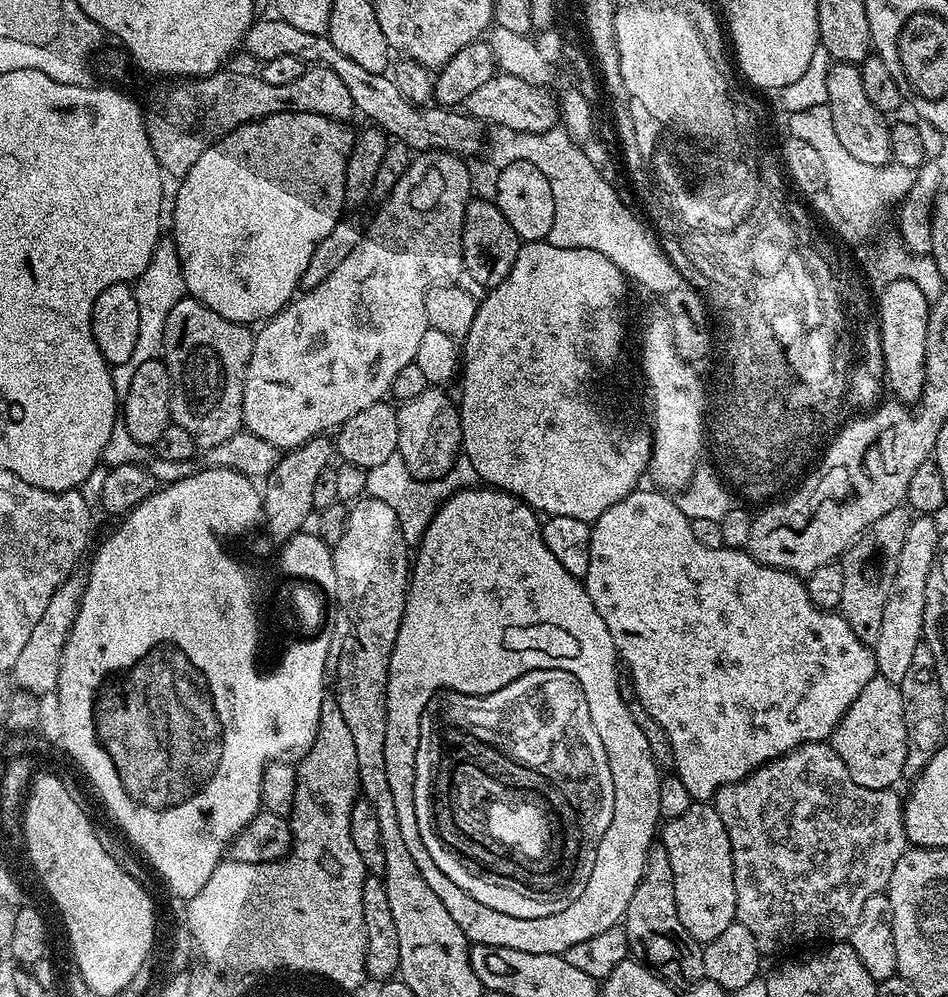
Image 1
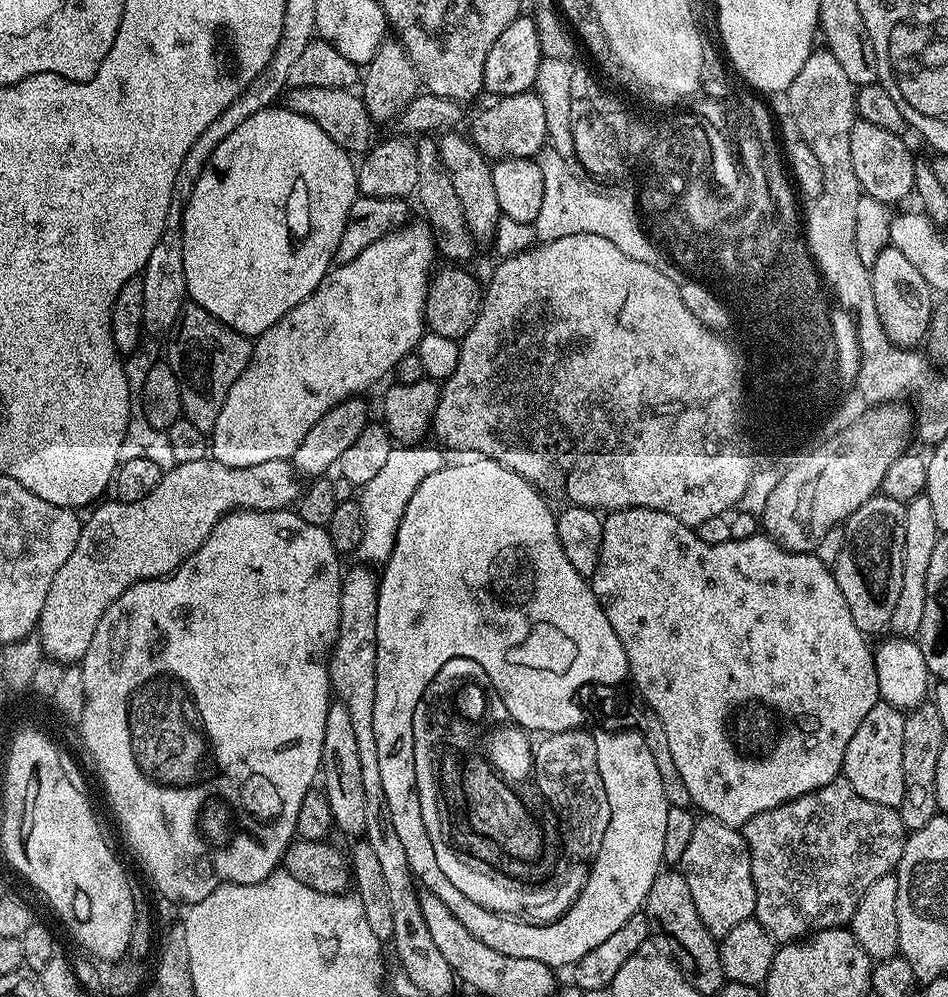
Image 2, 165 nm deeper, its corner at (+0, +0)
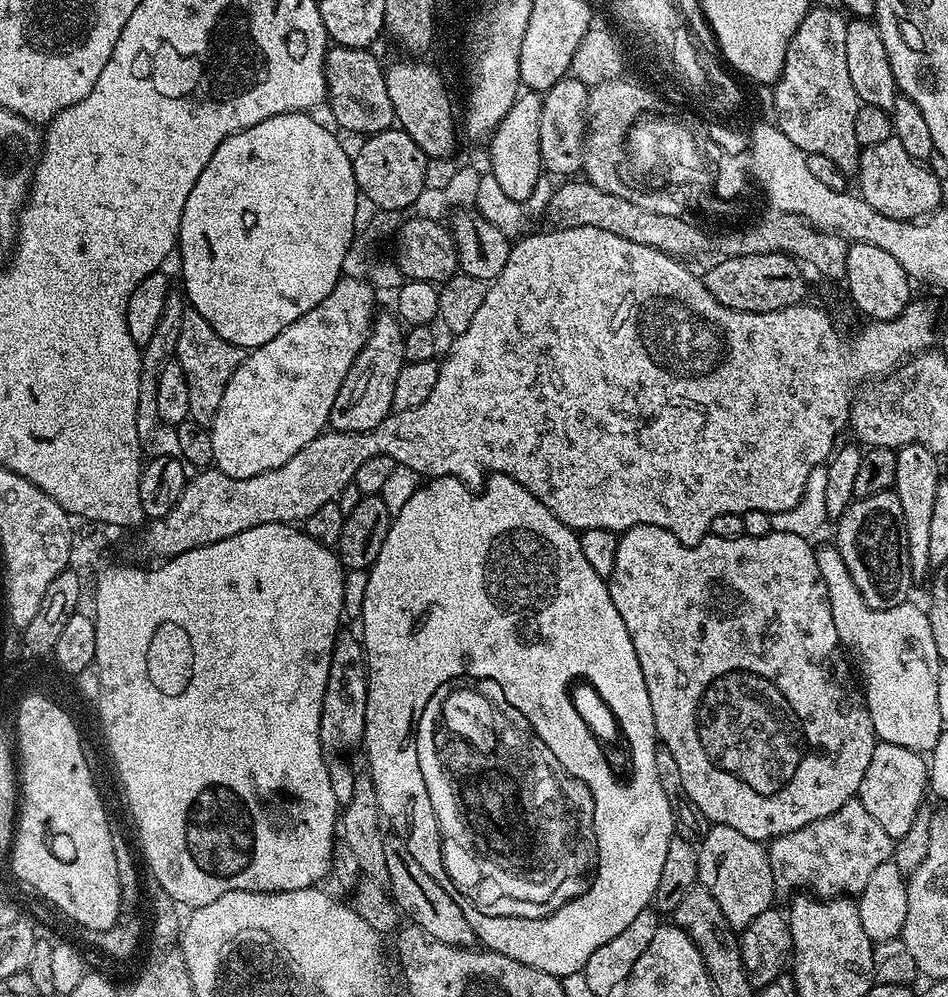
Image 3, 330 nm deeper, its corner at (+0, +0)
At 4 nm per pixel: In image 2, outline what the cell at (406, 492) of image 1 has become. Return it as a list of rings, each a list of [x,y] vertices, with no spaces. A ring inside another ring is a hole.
[[[397,445],[386,458],[386,463],[376,477],[361,487],[358,503],[362,510],[363,540],[357,548],[357,555],[362,556],[370,564],[383,564],[388,560],[396,545],[398,526],[401,525],[402,515],[415,490],[421,485],[423,478],[437,473],[446,466],[445,453],[439,447],[419,445]]]

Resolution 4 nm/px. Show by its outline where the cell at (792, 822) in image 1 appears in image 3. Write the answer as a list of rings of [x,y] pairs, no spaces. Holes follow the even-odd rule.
[[[853,798],[842,806],[842,810],[834,810],[834,814],[818,818],[818,822],[810,822],[790,834],[782,834],[767,845],[767,850],[777,893],[796,894],[807,890],[817,898],[856,898],[862,890],[866,890],[866,881],[872,877],[874,869],[891,860],[893,847],[894,838],[878,826],[858,798]]]

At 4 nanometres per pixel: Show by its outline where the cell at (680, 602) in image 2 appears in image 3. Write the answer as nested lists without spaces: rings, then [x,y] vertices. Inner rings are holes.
[[[635,524],[632,528],[627,528],[626,531],[619,533],[618,555],[614,560],[614,570],[612,575],[607,577],[610,598],[614,598],[614,606],[618,610],[618,614],[622,614],[622,622],[626,622],[626,630],[630,630],[630,638],[634,642],[634,654],[638,654],[638,662],[642,666],[642,678],[646,678],[646,690],[650,694],[650,710],[654,710],[656,735],[659,743],[668,748],[670,754],[674,754],[674,762],[678,762],[678,774],[682,774],[682,786],[685,794],[694,802],[694,806],[698,806],[701,814],[712,824],[730,826],[733,830],[739,830],[741,834],[746,834],[746,838],[754,838],[761,842],[777,840],[782,834],[790,834],[810,822],[818,822],[818,818],[826,818],[830,814],[834,814],[834,810],[842,810],[842,806],[846,806],[846,802],[850,802],[859,793],[862,786],[862,777],[866,775],[866,766],[870,766],[870,758],[874,755],[878,743],[876,731],[868,713],[868,705],[864,702],[861,685],[858,683],[857,677],[846,659],[845,649],[838,638],[838,630],[834,628],[834,614],[830,612],[826,582],[822,578],[822,570],[818,568],[818,562],[816,561],[816,548],[808,544],[811,543],[798,534],[772,531],[762,538],[745,535],[738,538],[718,538],[709,534],[691,548],[682,542],[678,542],[678,538],[674,538],[674,534],[670,534],[670,530],[666,530],[662,526]]]

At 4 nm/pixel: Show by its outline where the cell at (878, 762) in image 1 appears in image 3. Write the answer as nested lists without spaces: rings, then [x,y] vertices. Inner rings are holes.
[[[877,743],[870,766],[866,766],[866,775],[862,777],[858,799],[878,822],[878,826],[882,826],[882,830],[893,838],[906,834],[916,815],[925,807],[924,795],[927,797],[930,792],[928,766],[929,761],[919,752],[893,744]]]

